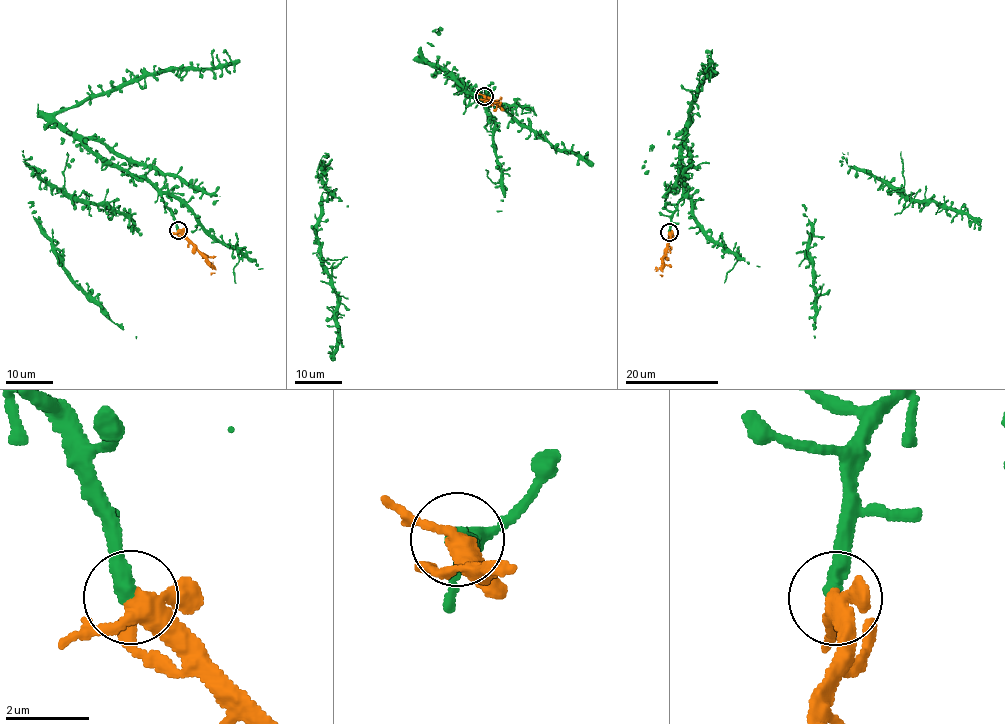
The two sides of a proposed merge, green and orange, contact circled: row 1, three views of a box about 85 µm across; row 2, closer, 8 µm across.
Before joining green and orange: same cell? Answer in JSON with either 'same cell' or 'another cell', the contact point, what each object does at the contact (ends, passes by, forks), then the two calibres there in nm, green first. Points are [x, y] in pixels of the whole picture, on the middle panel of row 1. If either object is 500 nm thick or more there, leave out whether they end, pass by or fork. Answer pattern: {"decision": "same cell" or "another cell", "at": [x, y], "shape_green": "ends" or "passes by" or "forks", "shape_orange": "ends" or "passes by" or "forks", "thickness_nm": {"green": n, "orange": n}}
{"decision": "same cell", "at": [484, 96], "shape_green": "ends", "shape_orange": "forks", "thickness_nm": {"green": 360, "orange": 320}}

